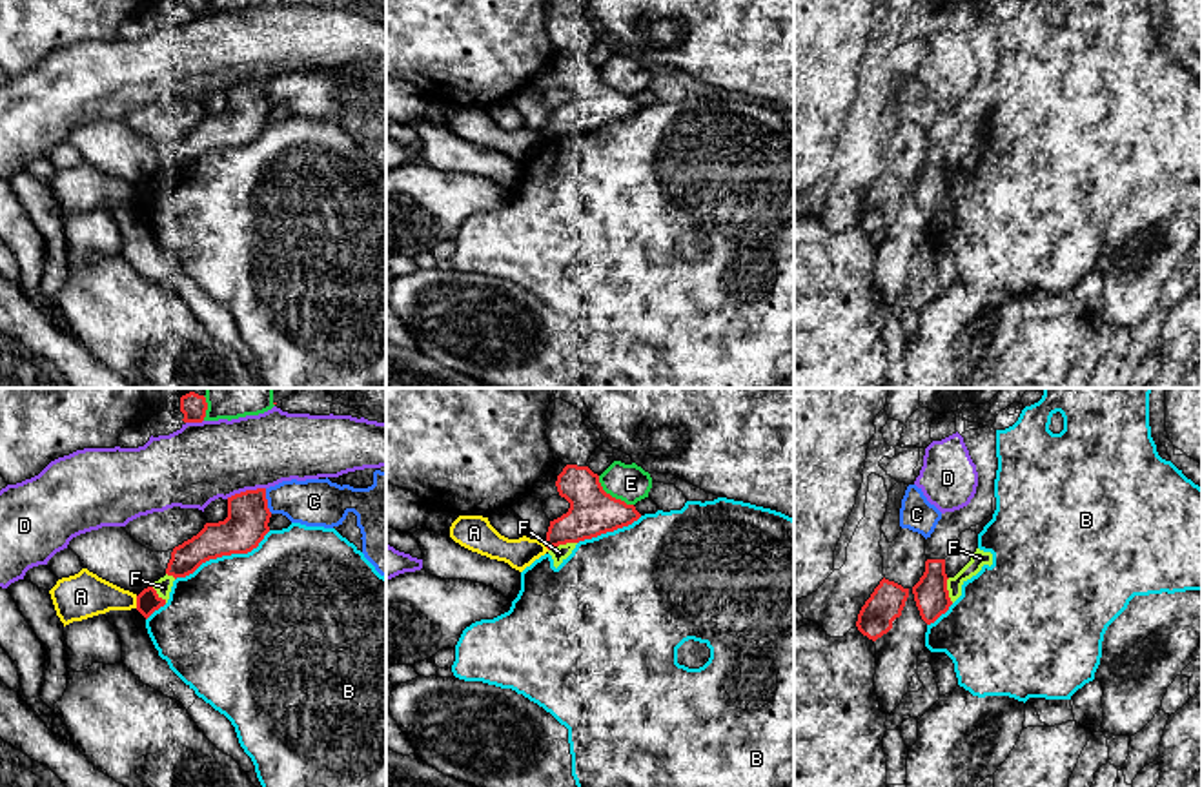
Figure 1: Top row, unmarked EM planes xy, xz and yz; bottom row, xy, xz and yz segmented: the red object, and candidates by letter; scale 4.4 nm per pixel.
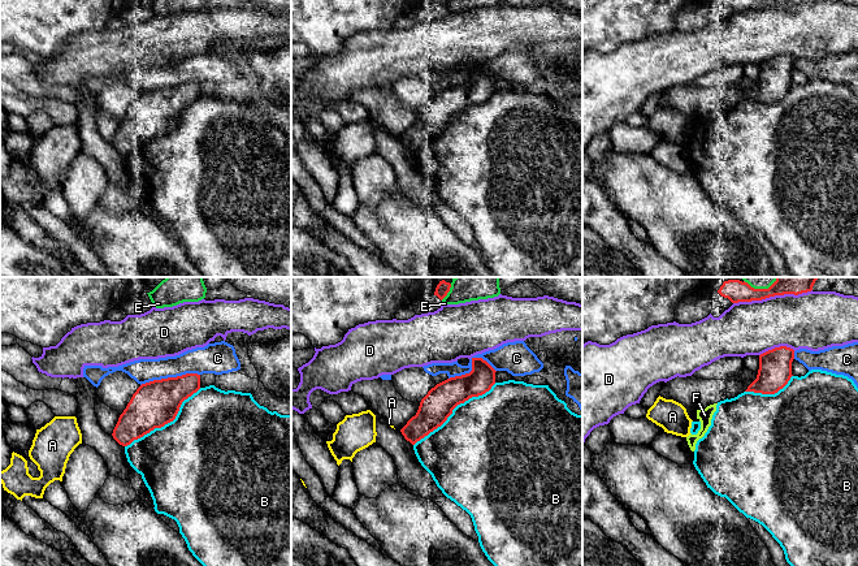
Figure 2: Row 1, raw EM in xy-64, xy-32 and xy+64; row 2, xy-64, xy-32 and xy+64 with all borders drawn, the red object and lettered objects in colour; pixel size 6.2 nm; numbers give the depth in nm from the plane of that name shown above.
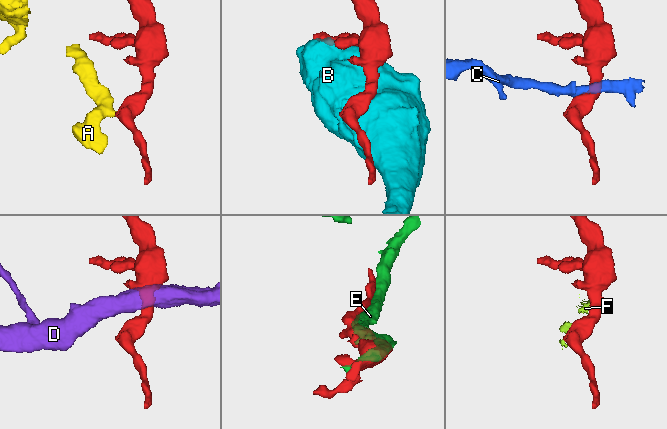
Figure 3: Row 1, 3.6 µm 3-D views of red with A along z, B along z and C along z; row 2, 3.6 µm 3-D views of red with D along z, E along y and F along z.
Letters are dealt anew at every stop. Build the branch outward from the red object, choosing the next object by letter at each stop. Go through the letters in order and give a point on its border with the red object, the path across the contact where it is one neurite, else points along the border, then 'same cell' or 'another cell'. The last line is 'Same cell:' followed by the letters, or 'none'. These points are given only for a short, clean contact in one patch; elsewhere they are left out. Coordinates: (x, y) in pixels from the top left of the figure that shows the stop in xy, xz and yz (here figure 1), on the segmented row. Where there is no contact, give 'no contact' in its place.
A: xy (137, 602) | another cell
B: xy (223, 554) | another cell
C: xy (266, 501) | another cell
D: xy (246, 490) | another cell
E: xz (611, 496) | another cell
F: xz (561, 543) | another cell
Same cell: none

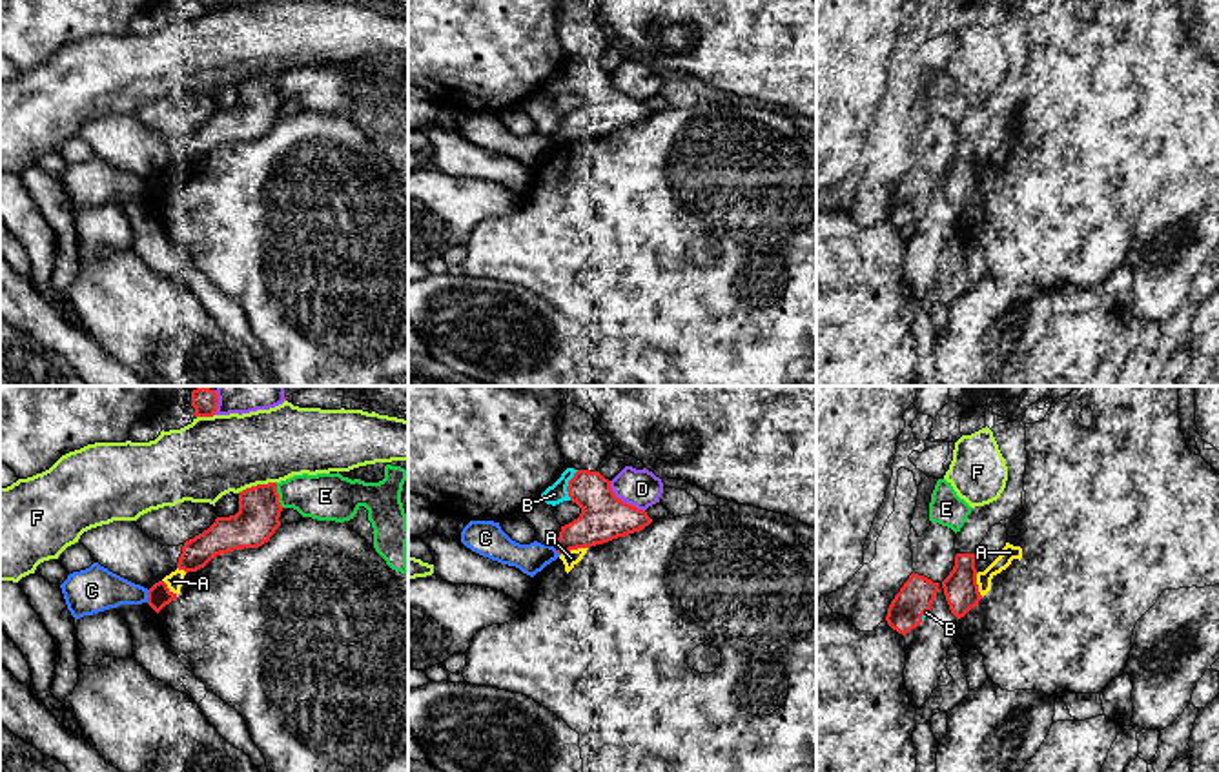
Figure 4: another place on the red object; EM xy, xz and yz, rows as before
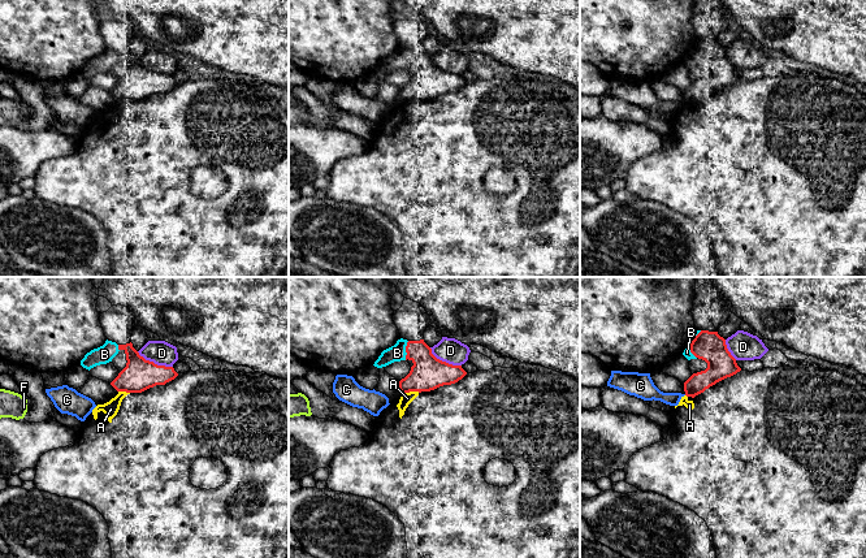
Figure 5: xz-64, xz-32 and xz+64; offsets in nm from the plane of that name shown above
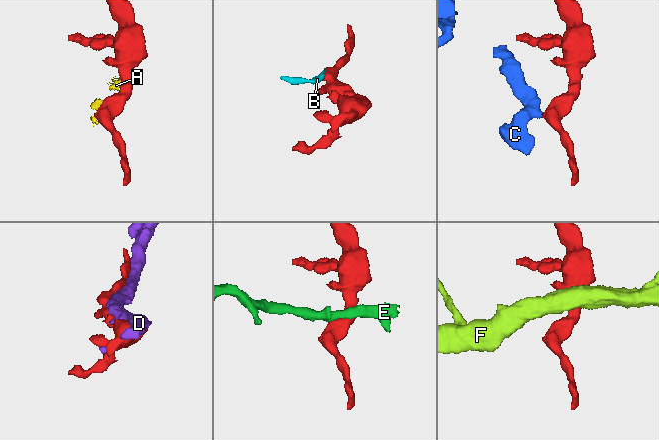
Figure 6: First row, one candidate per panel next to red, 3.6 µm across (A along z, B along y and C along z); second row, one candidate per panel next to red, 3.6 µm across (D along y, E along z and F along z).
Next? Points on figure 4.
A: xz (573, 548) | another cell
B: xz (569, 485) | same cell
C: xy (148, 596) | another cell
D: xz (622, 501) | another cell
E: xy (277, 496) | another cell
F: xy (257, 485) | another cell
Same cell: B

